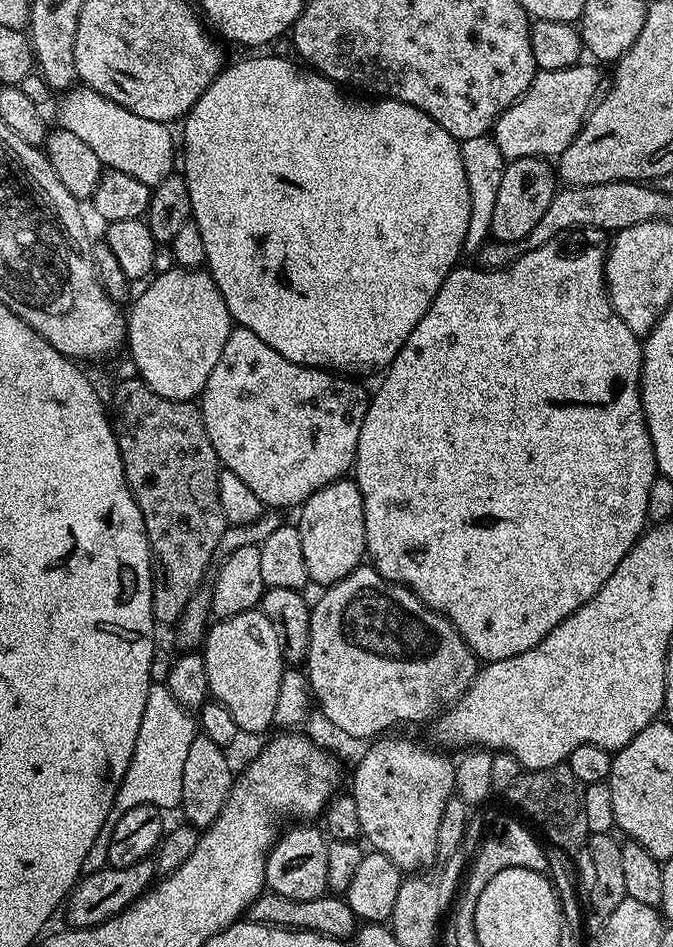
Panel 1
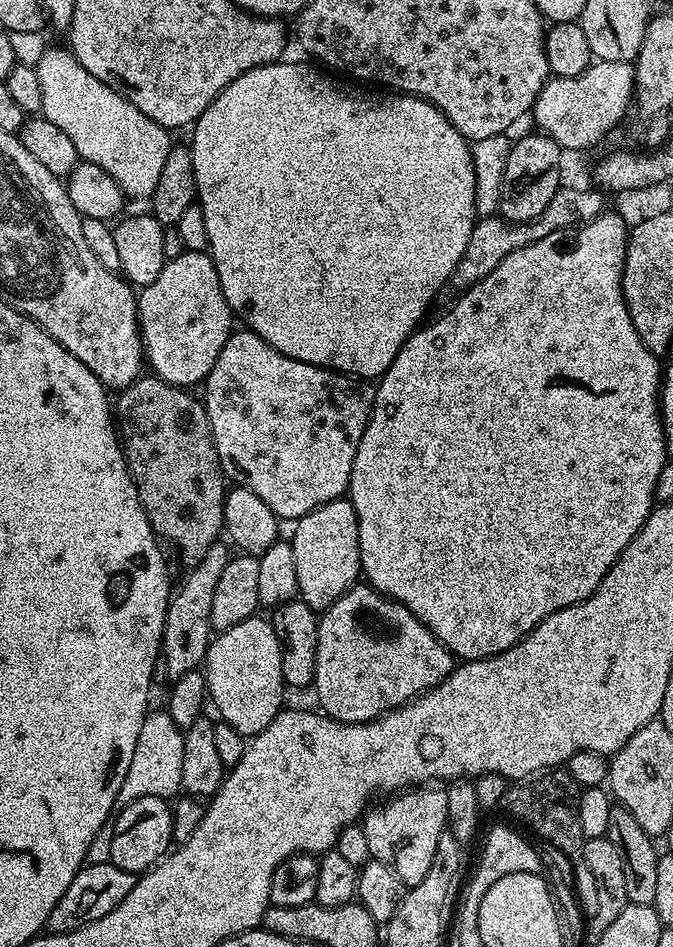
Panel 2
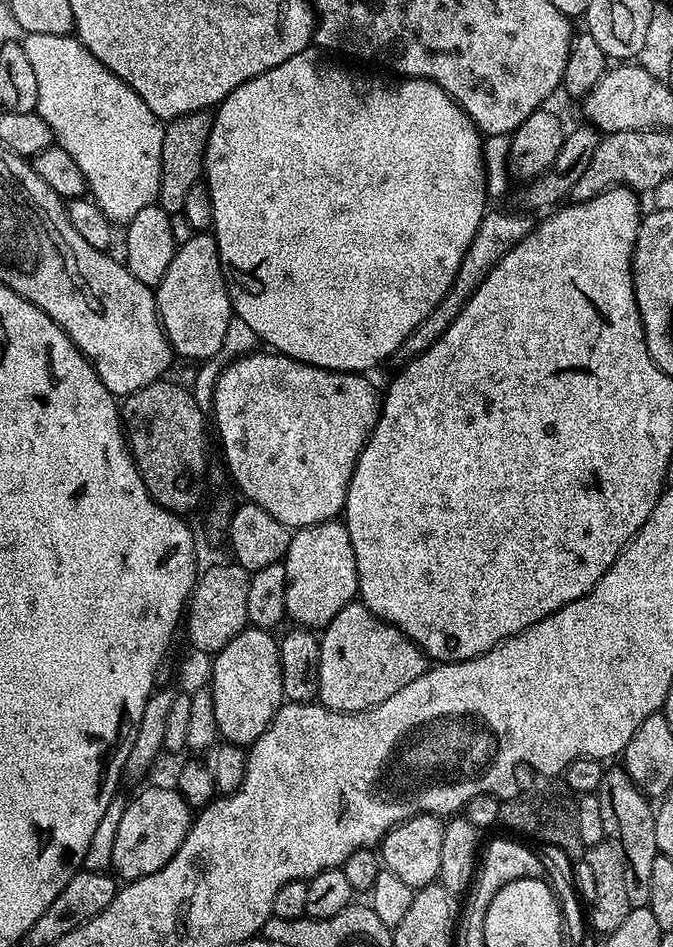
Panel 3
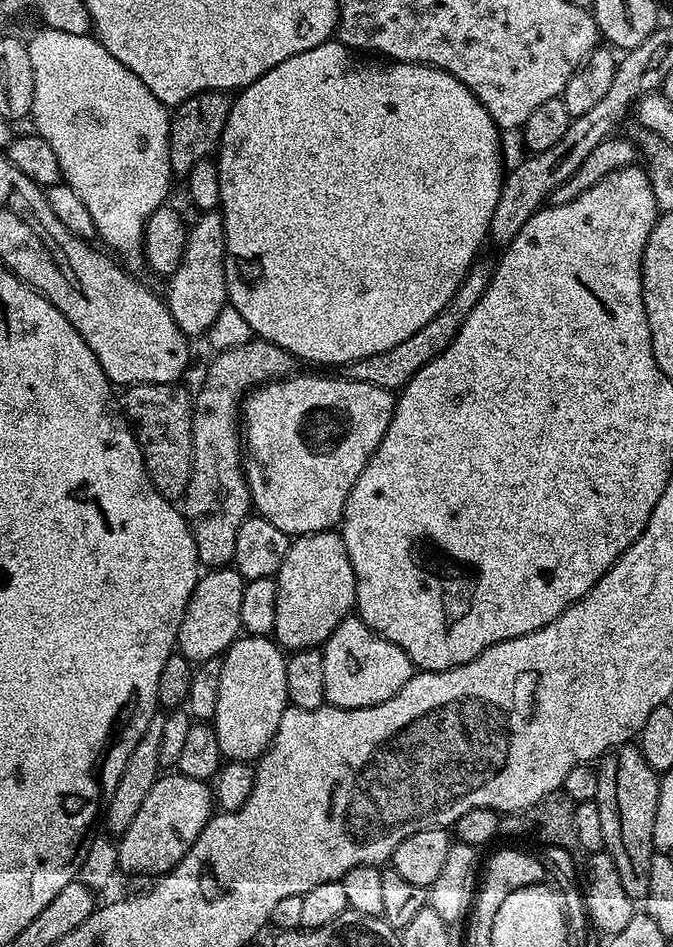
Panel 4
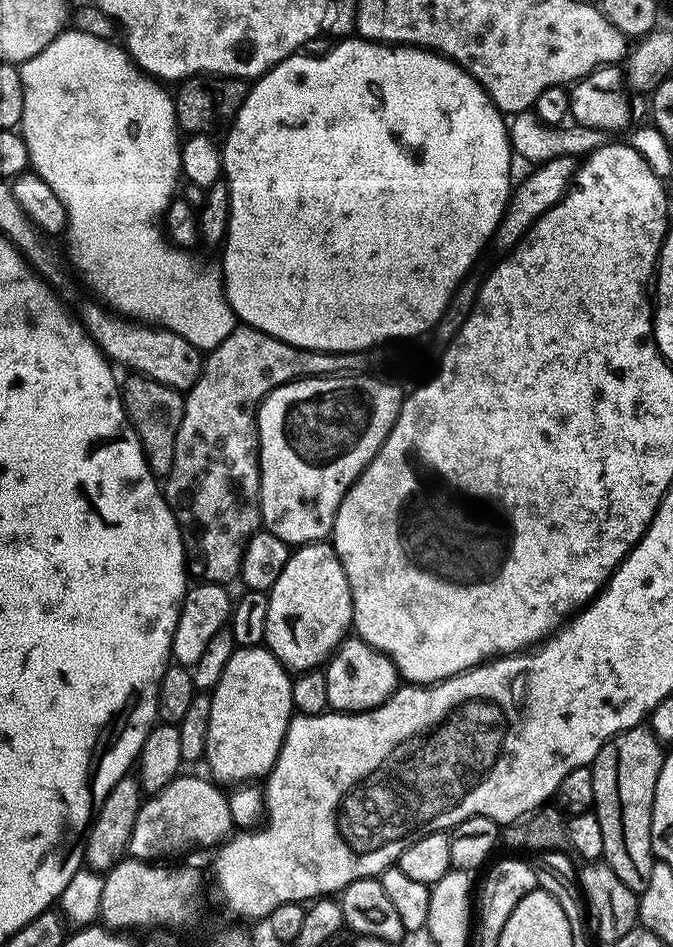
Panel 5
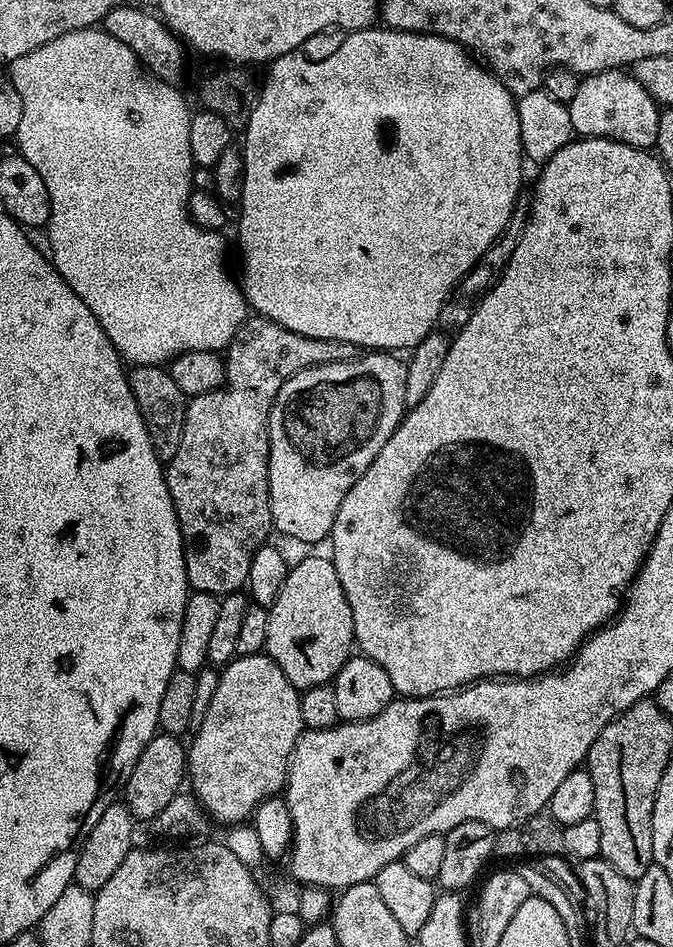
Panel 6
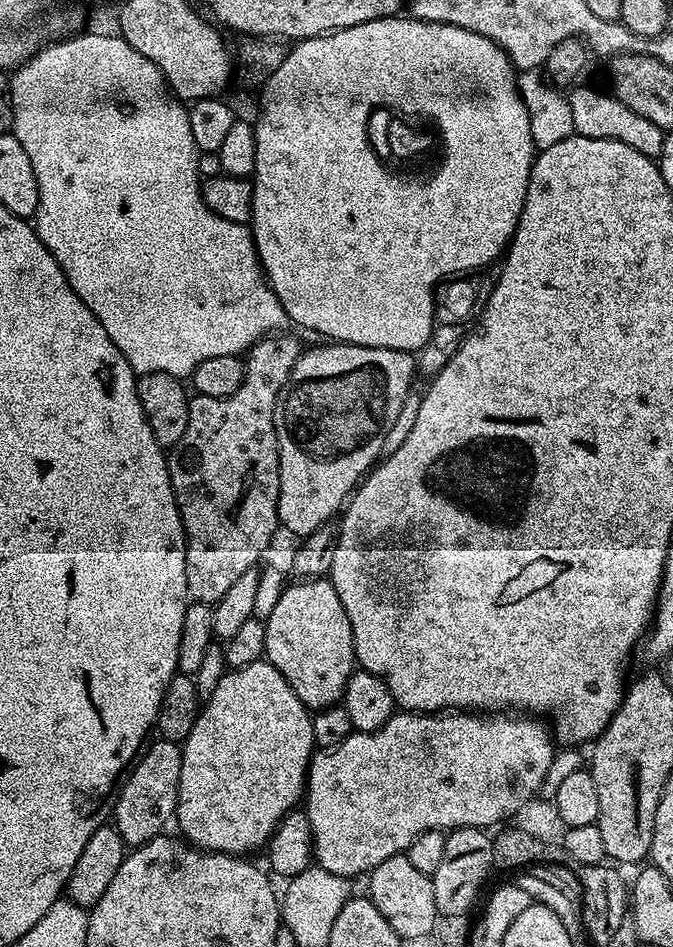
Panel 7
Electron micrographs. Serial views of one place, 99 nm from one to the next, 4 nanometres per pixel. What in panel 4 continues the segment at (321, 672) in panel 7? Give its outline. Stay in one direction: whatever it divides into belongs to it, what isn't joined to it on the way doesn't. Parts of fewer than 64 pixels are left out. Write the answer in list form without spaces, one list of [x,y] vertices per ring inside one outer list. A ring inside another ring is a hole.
[[[329,530],[295,537],[289,543],[286,562],[282,562],[274,579],[278,586],[278,610],[274,610],[274,639],[281,649],[289,653],[303,648],[320,648],[353,611],[356,602],[356,579],[350,566],[350,558],[346,554],[344,538],[339,531]]]

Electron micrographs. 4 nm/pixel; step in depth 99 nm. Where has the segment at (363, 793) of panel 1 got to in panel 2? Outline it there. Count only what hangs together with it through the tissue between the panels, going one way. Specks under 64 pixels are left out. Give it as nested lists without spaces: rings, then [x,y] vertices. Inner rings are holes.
[[[413,786],[397,792],[385,804],[369,807],[362,817],[370,857],[382,862],[398,874],[405,889],[418,886],[430,866],[434,866],[434,854],[438,854],[438,842],[448,827],[448,793],[440,786]]]

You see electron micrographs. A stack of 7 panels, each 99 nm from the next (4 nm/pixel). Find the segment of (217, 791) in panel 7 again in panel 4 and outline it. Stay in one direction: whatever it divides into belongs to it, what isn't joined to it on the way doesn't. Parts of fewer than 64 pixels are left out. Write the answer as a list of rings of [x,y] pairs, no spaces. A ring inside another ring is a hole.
[[[244,634],[228,647],[222,659],[224,665],[218,682],[218,706],[214,717],[220,755],[228,760],[259,761],[278,730],[278,722],[282,722],[282,714],[290,706],[286,694],[285,653],[275,639]]]

